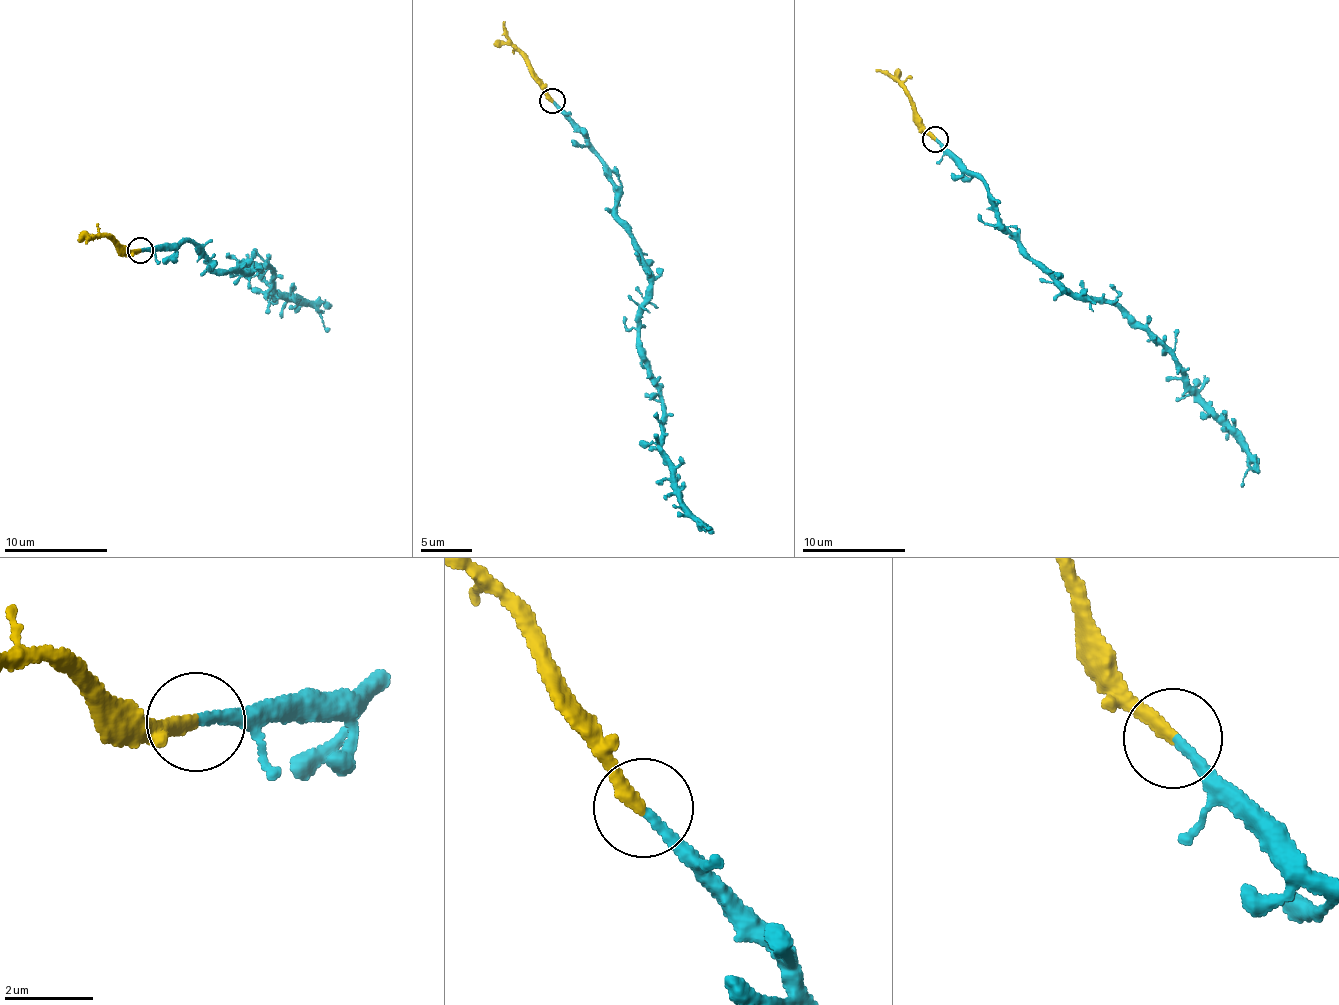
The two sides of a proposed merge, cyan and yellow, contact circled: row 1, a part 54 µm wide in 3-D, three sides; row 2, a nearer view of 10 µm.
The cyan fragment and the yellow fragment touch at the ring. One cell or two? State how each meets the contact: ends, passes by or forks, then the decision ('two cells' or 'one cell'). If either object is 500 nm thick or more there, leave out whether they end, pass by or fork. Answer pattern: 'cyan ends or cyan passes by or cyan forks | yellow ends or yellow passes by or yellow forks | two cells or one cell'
cyan ends | yellow ends | one cell

